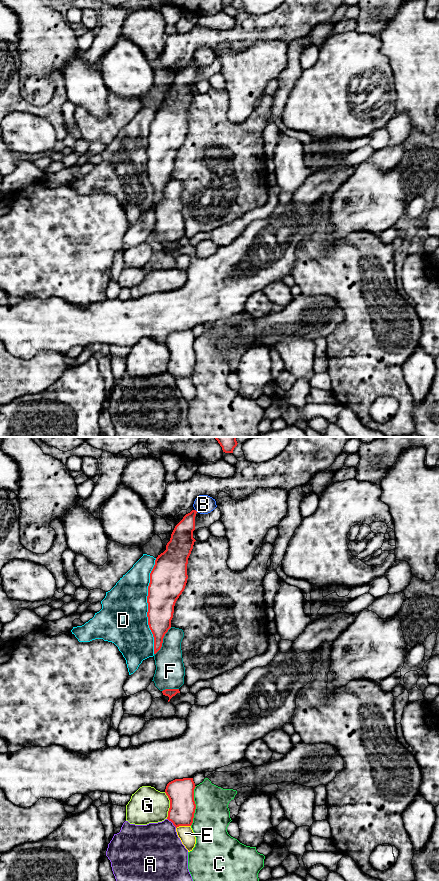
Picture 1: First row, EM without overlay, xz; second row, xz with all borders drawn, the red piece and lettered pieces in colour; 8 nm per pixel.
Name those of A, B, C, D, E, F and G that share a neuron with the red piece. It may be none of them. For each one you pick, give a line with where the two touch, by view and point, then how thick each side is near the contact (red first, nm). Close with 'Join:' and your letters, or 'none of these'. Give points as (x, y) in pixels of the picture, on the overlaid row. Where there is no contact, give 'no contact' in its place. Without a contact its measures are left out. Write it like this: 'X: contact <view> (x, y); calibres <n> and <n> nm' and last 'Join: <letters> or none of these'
Join: none of these

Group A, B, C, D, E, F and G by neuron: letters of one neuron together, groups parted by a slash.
A / B / C / D / E / F / G

